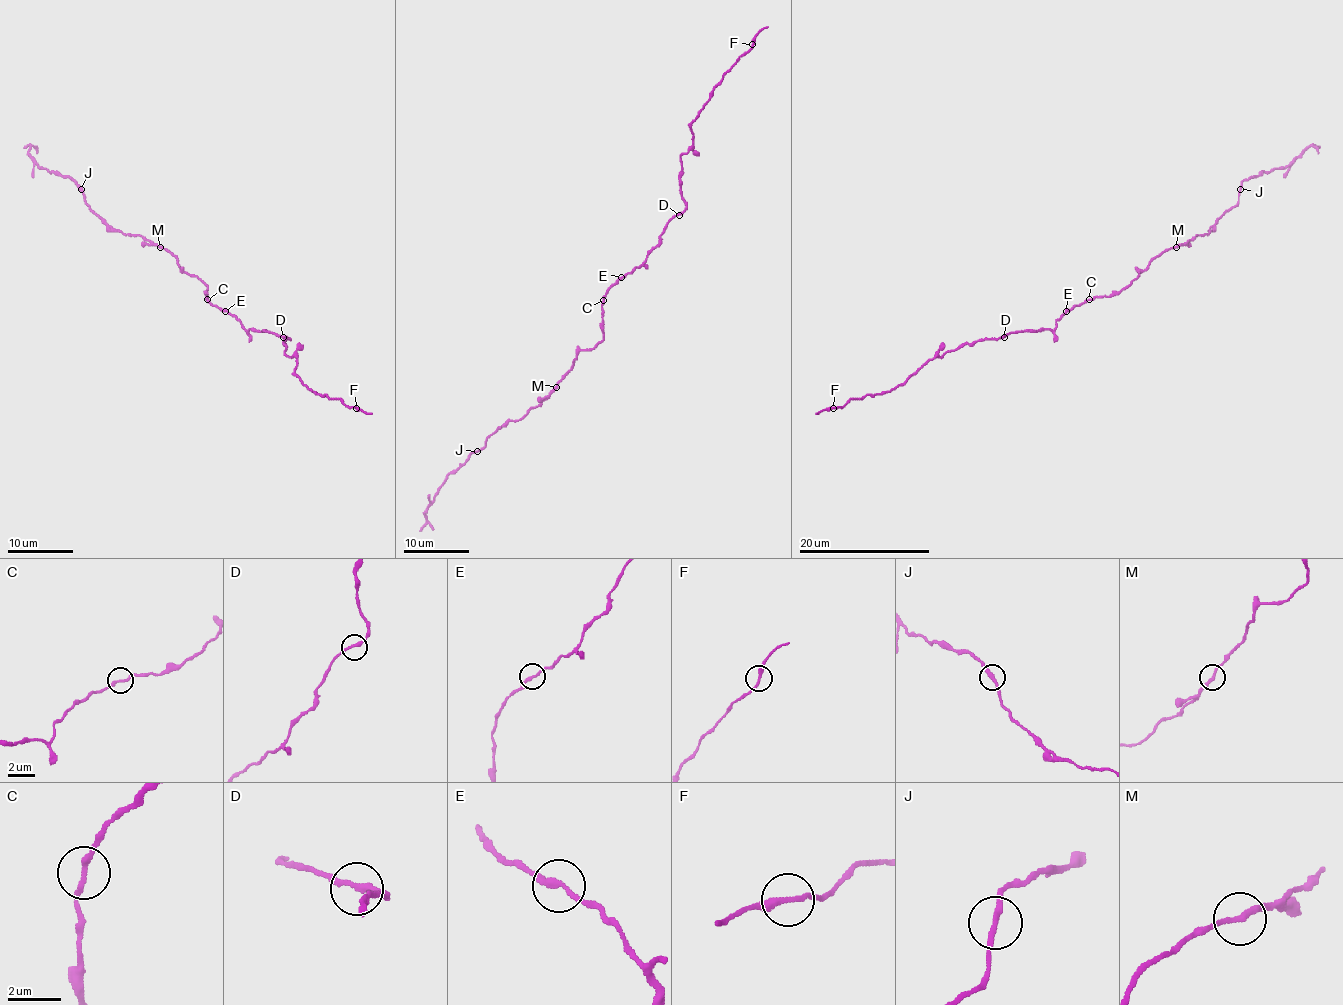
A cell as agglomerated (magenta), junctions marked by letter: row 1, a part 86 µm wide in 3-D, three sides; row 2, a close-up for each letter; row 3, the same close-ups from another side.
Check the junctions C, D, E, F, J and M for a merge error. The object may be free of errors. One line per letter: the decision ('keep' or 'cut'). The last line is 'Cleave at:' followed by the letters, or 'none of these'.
C: keep
D: keep
E: keep
F: keep
J: cut
M: keep
Cleave at: J

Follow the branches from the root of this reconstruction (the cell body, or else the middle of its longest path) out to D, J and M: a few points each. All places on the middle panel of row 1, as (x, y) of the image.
D: (603, 298), (620, 279), (646, 259), (659, 242), (664, 226), (679, 215)
J: (603, 298), (603, 339), (592, 349), (580, 351), (546, 398), (521, 418), (500, 426), (477, 451)
M: (603, 298), (603, 339), (592, 349), (580, 351), (569, 372), (556, 387)

